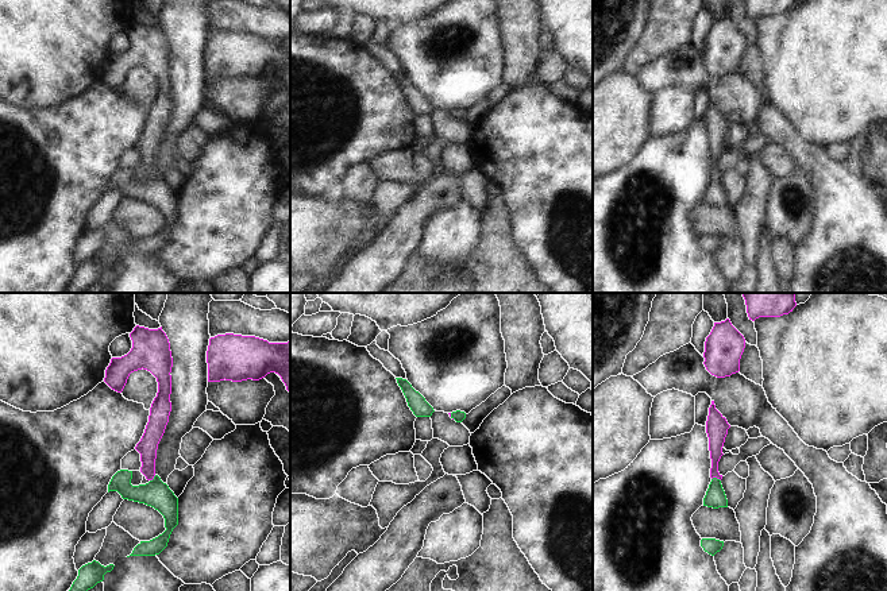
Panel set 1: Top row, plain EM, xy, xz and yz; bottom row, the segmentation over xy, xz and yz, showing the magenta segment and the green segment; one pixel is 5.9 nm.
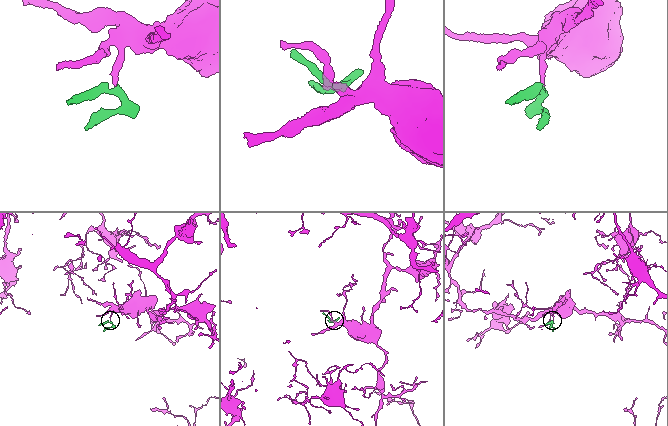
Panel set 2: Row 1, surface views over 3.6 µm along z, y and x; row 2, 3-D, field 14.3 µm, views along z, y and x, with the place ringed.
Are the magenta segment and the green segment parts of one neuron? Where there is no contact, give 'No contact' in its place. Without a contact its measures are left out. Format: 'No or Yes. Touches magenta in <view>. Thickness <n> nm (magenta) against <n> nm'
Yes. Touches magenta in yz. Thickness 100 nm (magenta) against 120 nm.

